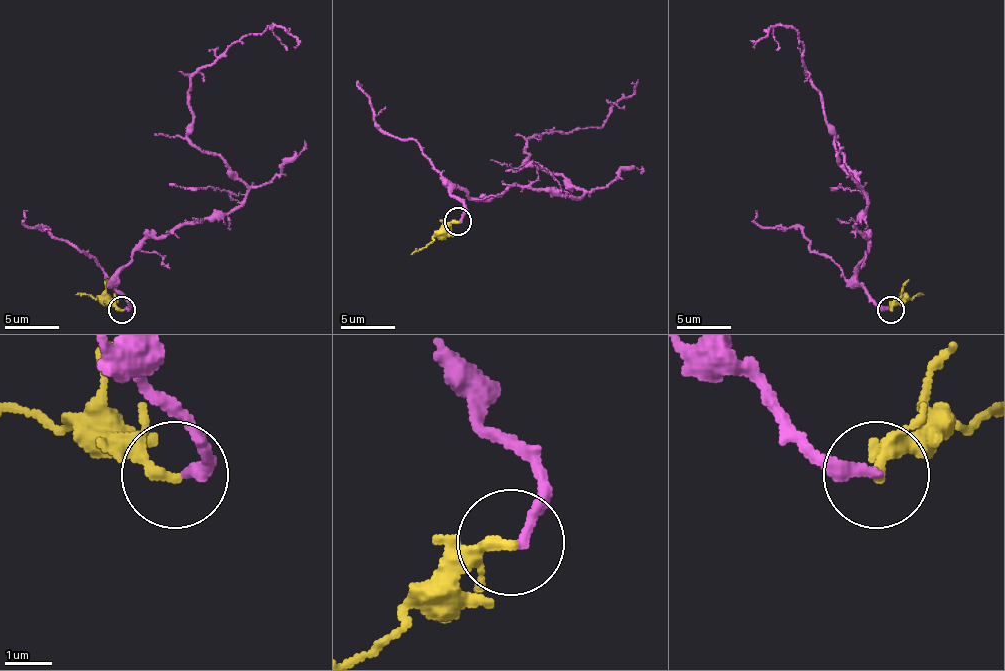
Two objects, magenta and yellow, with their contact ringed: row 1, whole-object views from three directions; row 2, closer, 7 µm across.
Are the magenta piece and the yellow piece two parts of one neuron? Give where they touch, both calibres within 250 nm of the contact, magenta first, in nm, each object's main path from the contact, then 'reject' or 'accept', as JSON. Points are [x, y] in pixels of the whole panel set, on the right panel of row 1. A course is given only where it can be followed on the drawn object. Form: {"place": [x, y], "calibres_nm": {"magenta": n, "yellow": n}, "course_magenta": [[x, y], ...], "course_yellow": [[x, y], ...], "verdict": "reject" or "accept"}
{"place": [891, 309], "calibres_nm": {"magenta": 240, "yellow": 260}, "course_magenta": [[890, 310], [857, 275], [868, 240], [855, 226], [866, 196], [803, 66], [798, 34], [774, 26], [752, 48]], "course_yellow": [[890, 310], [922, 294]], "verdict": "reject"}

